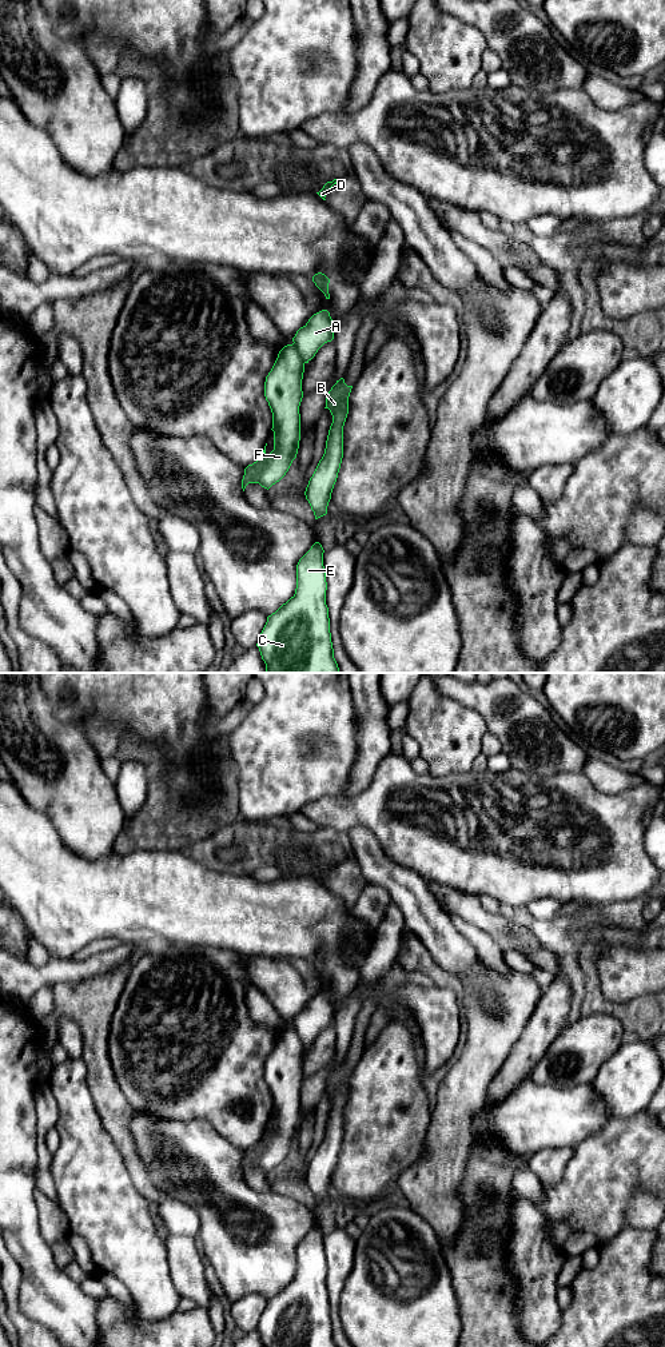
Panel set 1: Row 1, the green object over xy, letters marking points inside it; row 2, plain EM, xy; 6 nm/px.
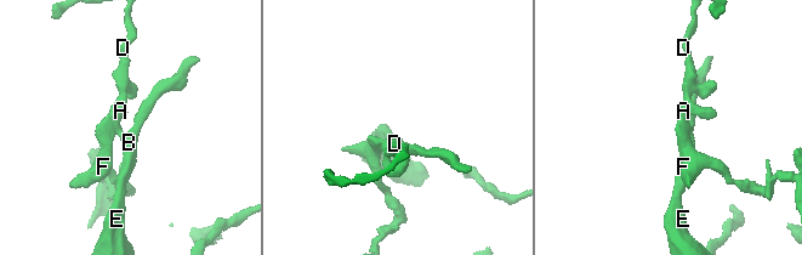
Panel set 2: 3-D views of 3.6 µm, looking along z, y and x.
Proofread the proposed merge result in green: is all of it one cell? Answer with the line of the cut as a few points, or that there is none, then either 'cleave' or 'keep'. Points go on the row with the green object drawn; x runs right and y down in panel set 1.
xy (293, 343), (305, 362) | cleave

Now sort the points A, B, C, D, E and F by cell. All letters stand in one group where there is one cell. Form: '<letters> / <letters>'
A B C D E / F

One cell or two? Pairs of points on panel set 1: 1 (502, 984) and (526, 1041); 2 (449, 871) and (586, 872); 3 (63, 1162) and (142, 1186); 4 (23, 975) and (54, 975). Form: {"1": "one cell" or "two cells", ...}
{"1": "two cells", "2": "one cell", "3": "two cells", "4": "one cell"}

